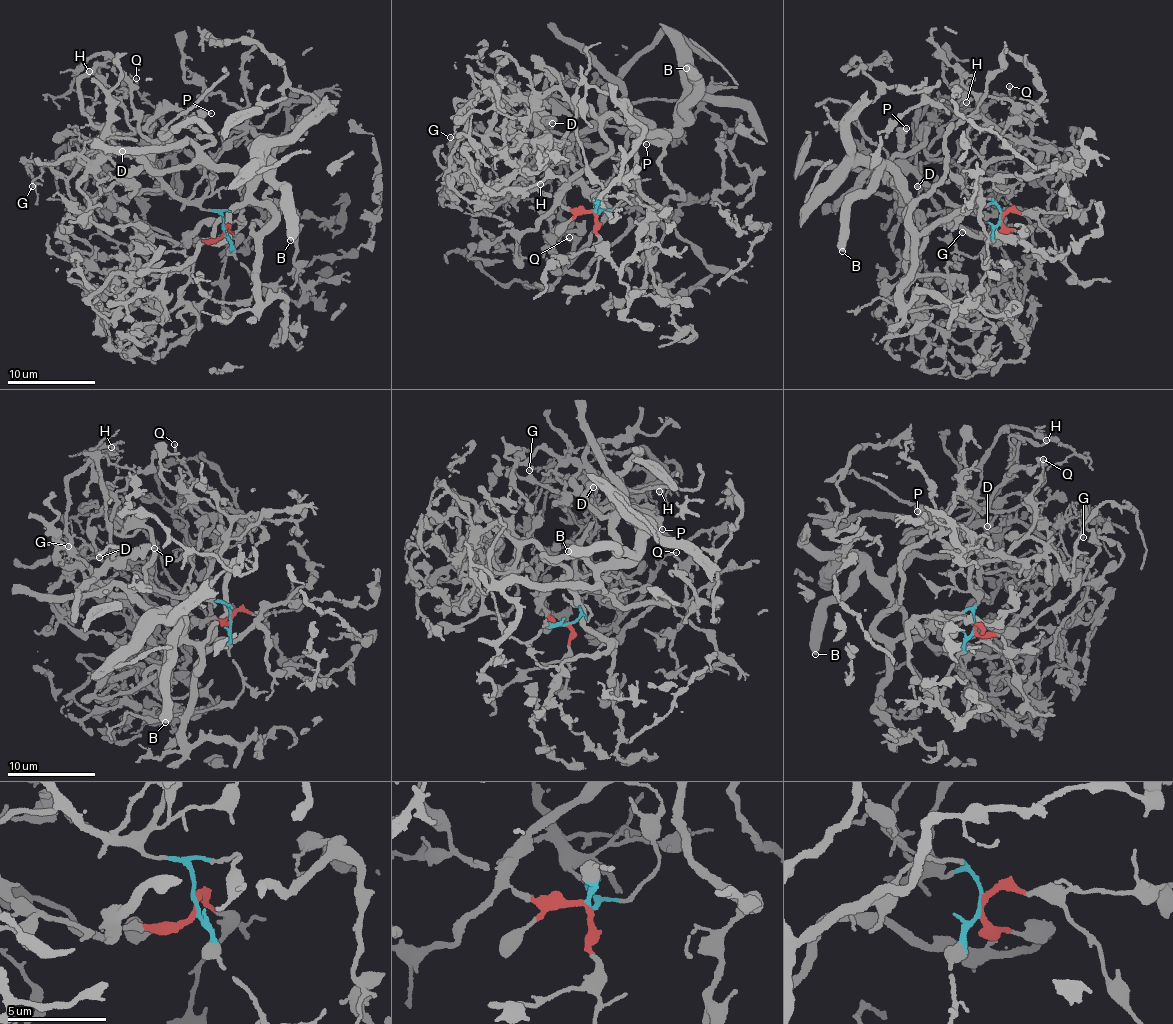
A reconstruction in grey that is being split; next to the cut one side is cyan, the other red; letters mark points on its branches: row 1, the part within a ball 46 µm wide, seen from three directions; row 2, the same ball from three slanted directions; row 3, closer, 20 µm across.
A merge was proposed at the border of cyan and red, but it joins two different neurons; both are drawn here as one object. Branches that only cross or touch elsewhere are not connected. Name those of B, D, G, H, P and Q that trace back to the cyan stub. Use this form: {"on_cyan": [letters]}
{"on_cyan": ["G", "P", "Q"]}

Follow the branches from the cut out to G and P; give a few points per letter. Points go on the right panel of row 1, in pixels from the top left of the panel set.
G: (1000, 218), (993, 202), (961, 209), (926, 185), (937, 209), (946, 219), (943, 215), (950, 213), (962, 233)
P: (1000, 218), (1000, 209), (993, 202), (961, 209), (951, 206), (907, 166), (898, 151), (906, 127)

